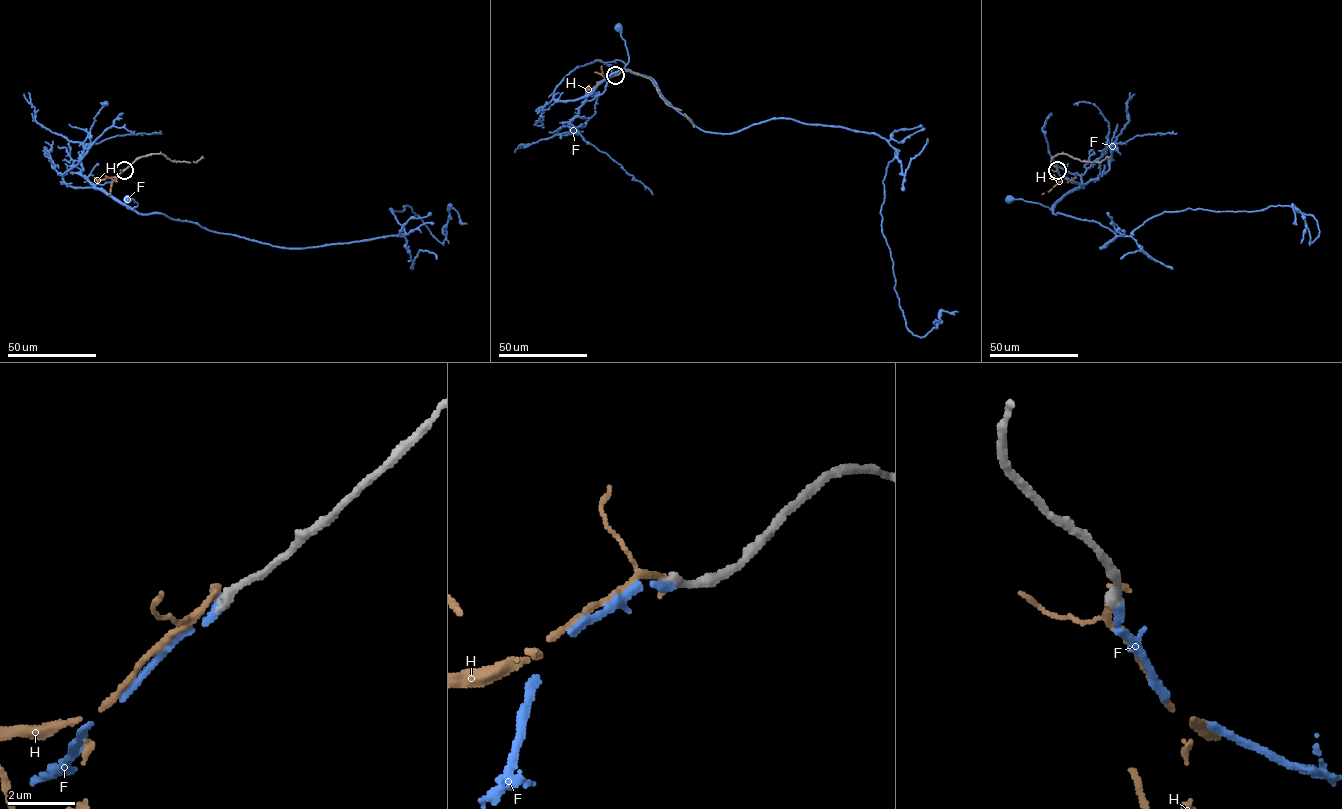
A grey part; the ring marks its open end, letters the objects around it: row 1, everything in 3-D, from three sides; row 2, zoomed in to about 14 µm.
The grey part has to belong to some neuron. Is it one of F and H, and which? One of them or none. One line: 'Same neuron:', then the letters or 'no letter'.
Same neuron: F

